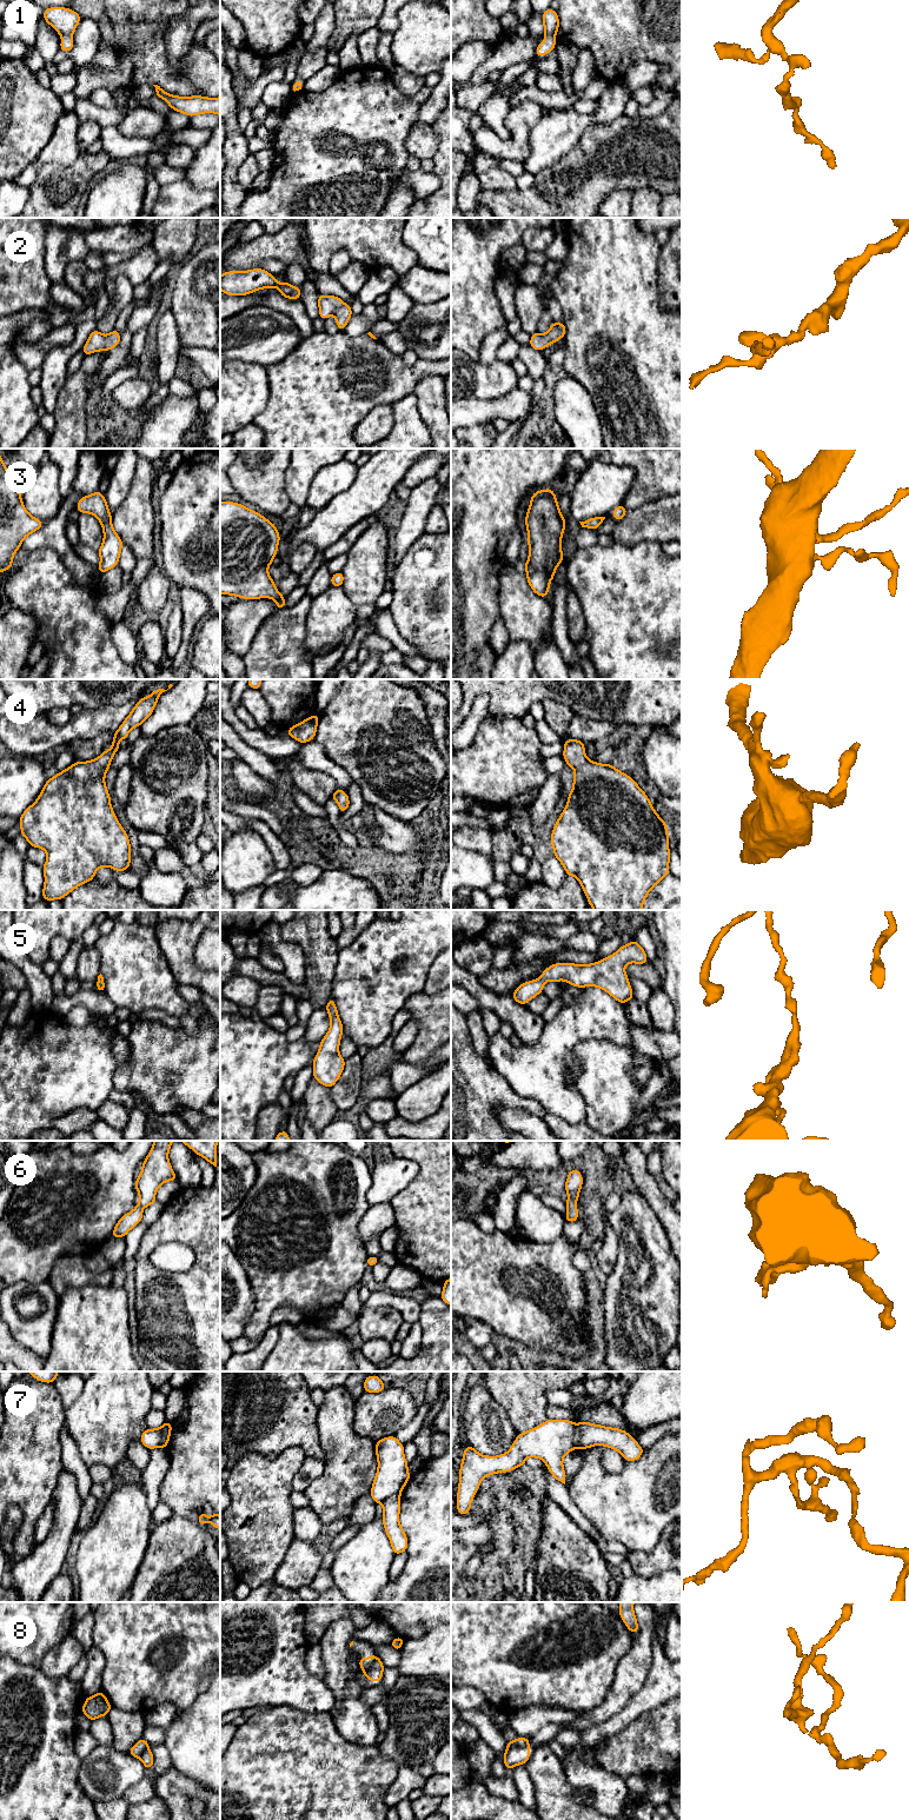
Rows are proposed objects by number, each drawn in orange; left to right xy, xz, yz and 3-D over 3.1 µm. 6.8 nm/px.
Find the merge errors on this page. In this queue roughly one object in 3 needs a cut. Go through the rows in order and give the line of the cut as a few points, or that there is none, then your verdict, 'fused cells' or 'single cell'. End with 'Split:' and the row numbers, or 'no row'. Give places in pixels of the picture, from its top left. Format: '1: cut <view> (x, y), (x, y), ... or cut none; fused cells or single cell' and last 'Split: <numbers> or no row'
1: cut none; single cell
2: cut none; single cell
3: cut none; single cell
4: cut none; single cell
5: cut none; single cell
6: cut none; single cell
7: cut yz (576, 1425), (574, 1447); fused cells
8: cut yz (528, 1745), (511, 1747), (505, 1753); fused cells
Split: 7, 8

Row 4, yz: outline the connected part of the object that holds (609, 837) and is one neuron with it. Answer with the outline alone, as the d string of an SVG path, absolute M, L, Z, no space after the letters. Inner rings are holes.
M579 739L564 742L562 753L566 765L575 770L572 791L568 804L551 833L555 857L563 864L568 876L575 876L593 910L642 910L652 888L670 874L669 835L665 821L653 810L645 792L611 764L599 764L585 756L585 744Z

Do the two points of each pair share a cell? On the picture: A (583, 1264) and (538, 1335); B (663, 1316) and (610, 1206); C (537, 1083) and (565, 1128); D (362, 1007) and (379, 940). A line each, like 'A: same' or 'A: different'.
A: different
B: different
C: different
D: same

